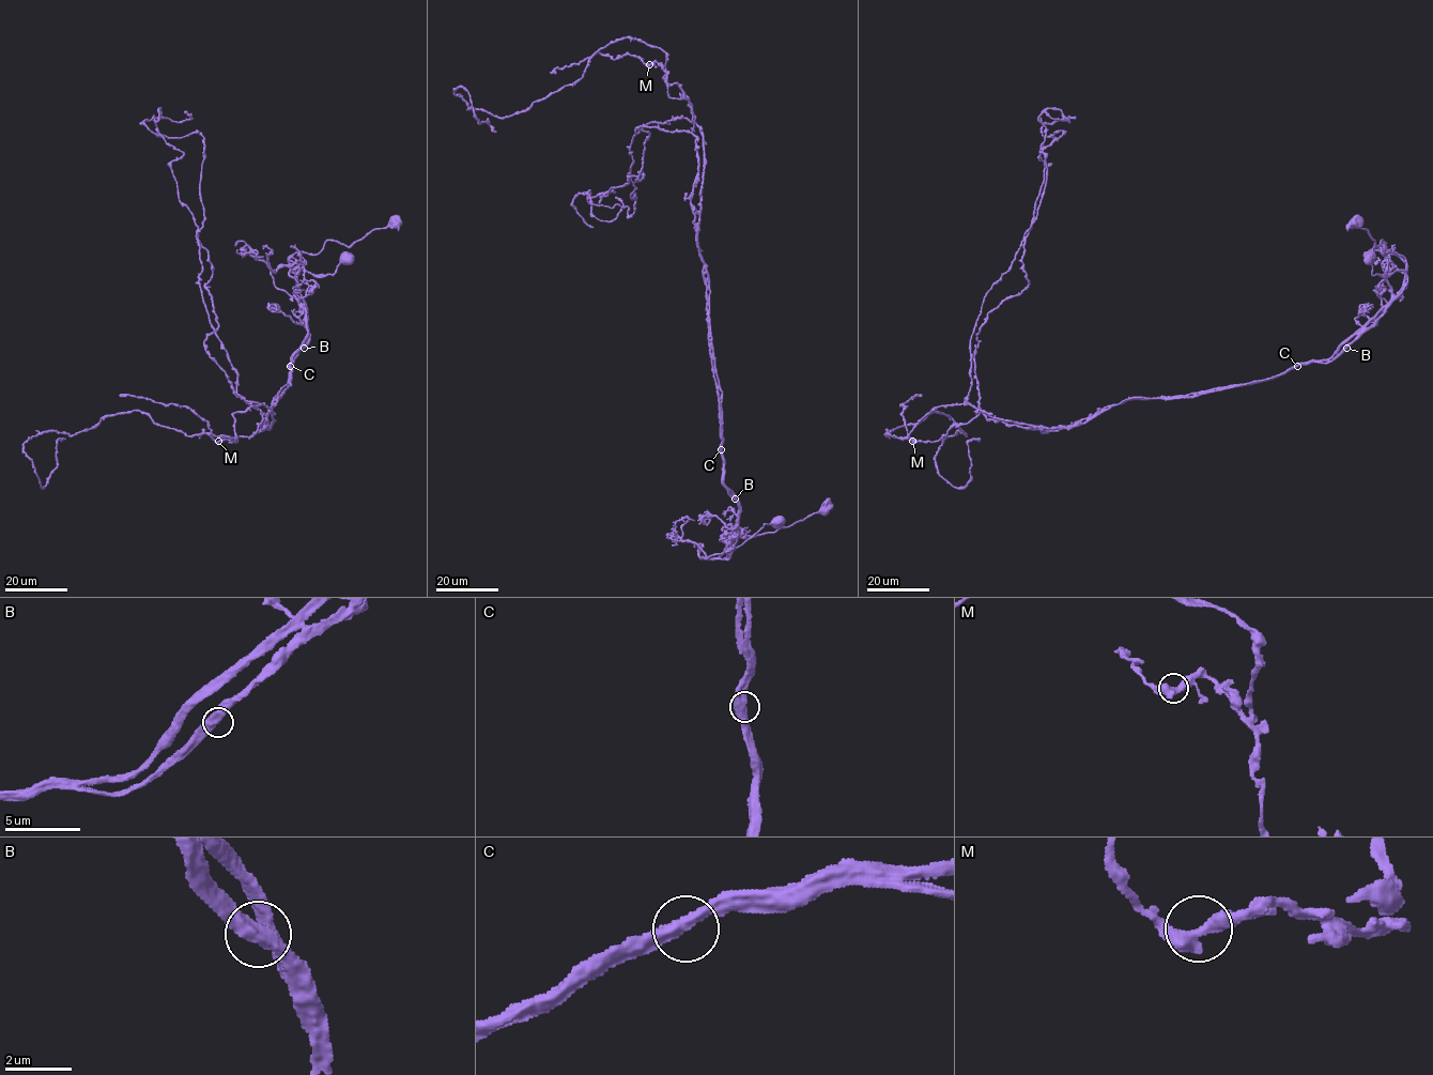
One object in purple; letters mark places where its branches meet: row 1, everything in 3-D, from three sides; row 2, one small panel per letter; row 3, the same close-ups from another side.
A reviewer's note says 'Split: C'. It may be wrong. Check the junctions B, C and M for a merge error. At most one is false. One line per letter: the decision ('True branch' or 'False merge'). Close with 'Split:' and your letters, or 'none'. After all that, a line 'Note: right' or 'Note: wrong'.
B: True branch
C: False merge
M: True branch
Split: C
Note: right

